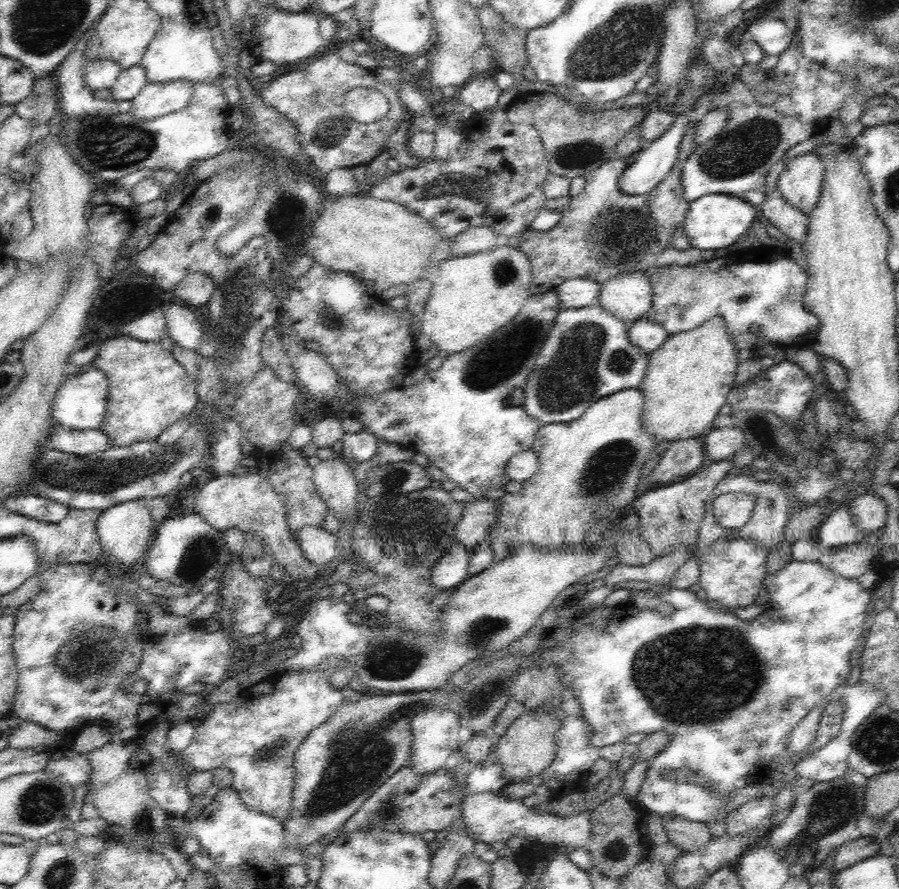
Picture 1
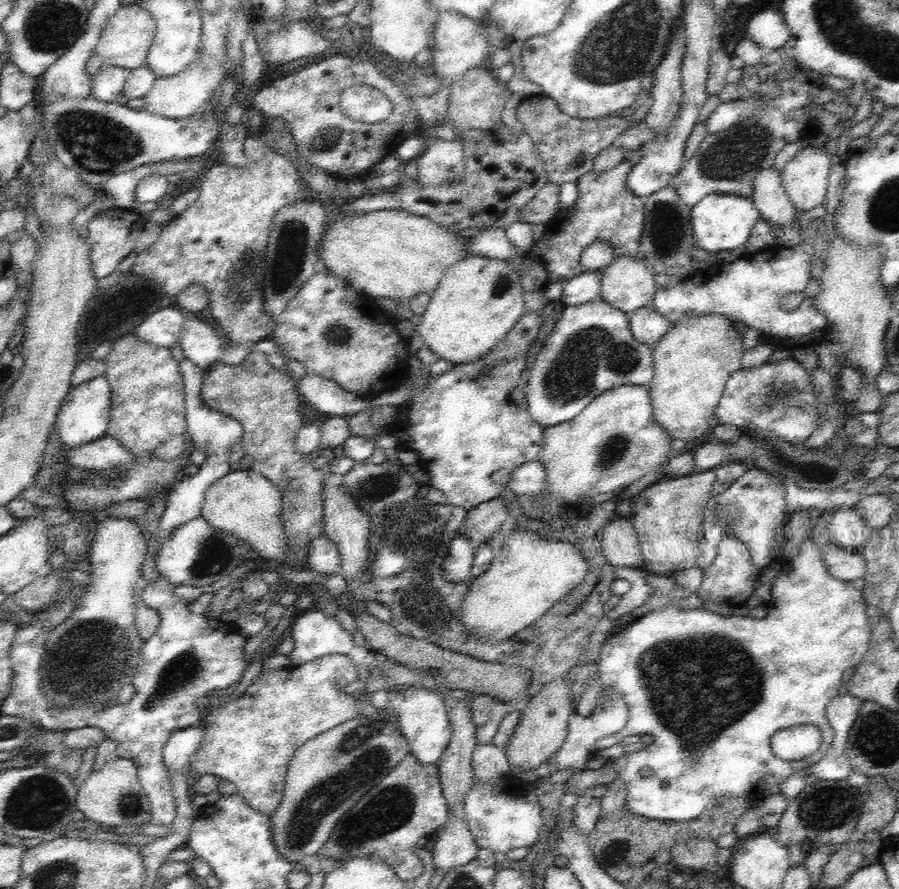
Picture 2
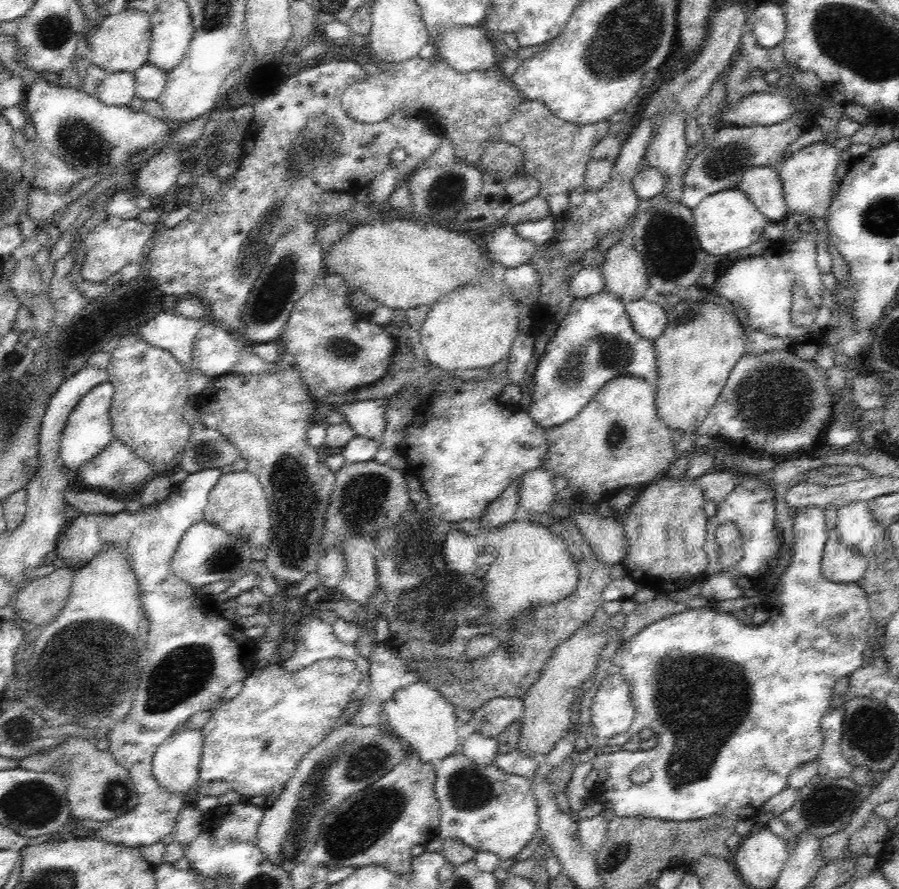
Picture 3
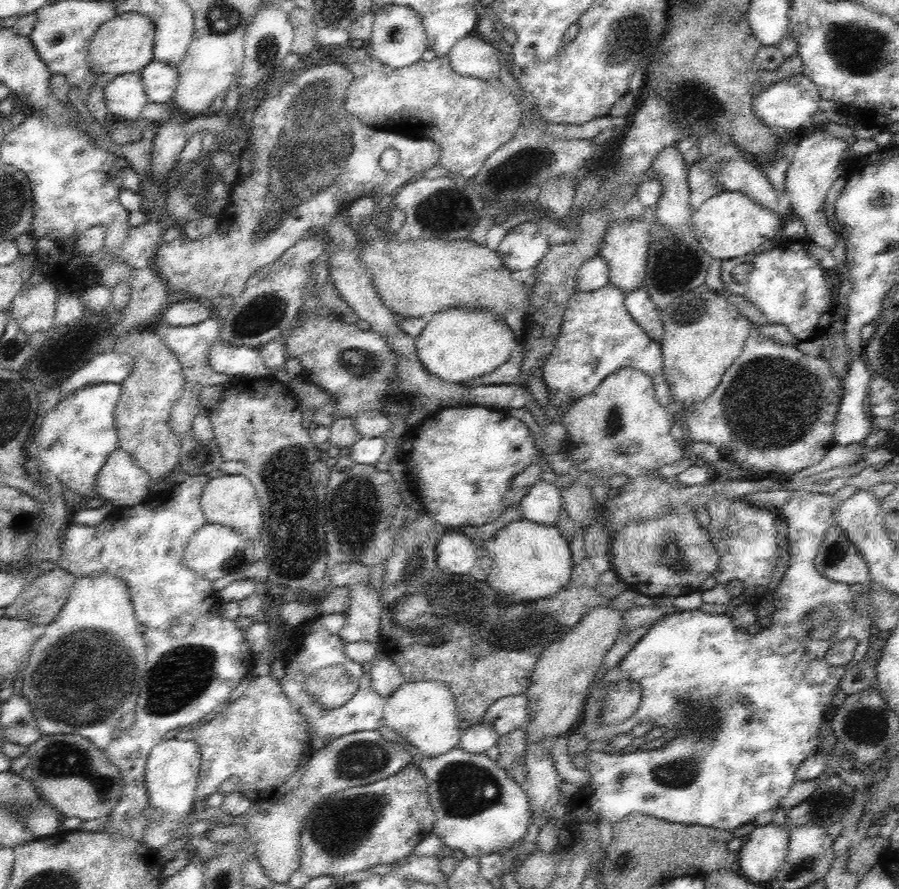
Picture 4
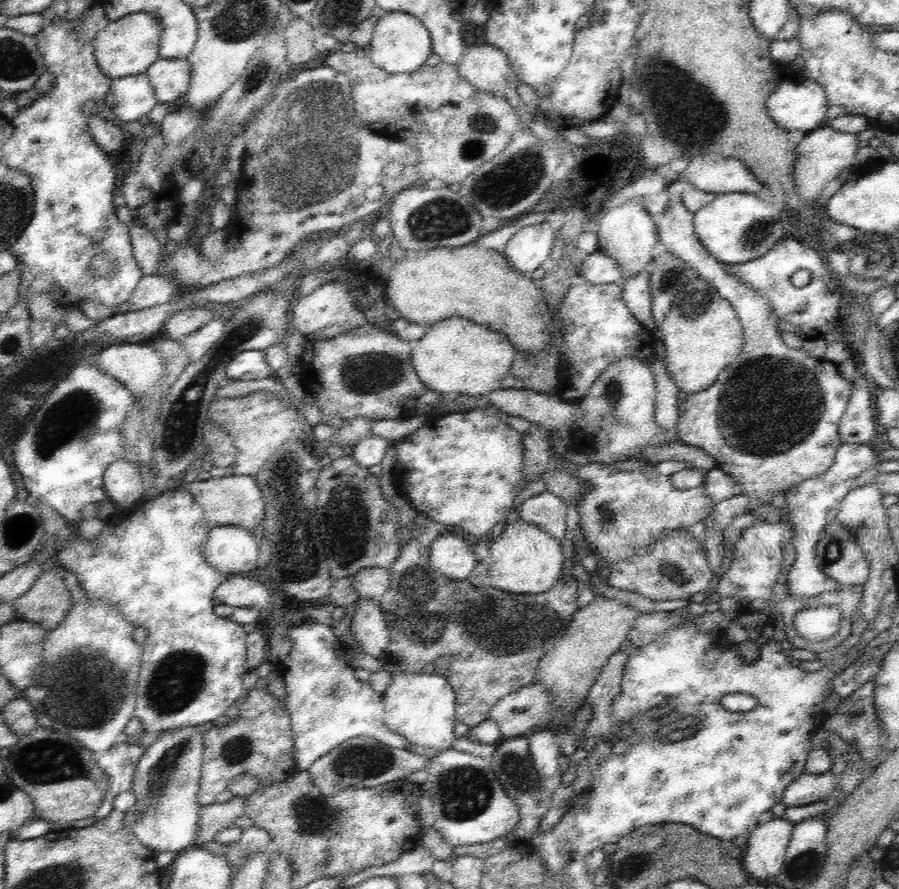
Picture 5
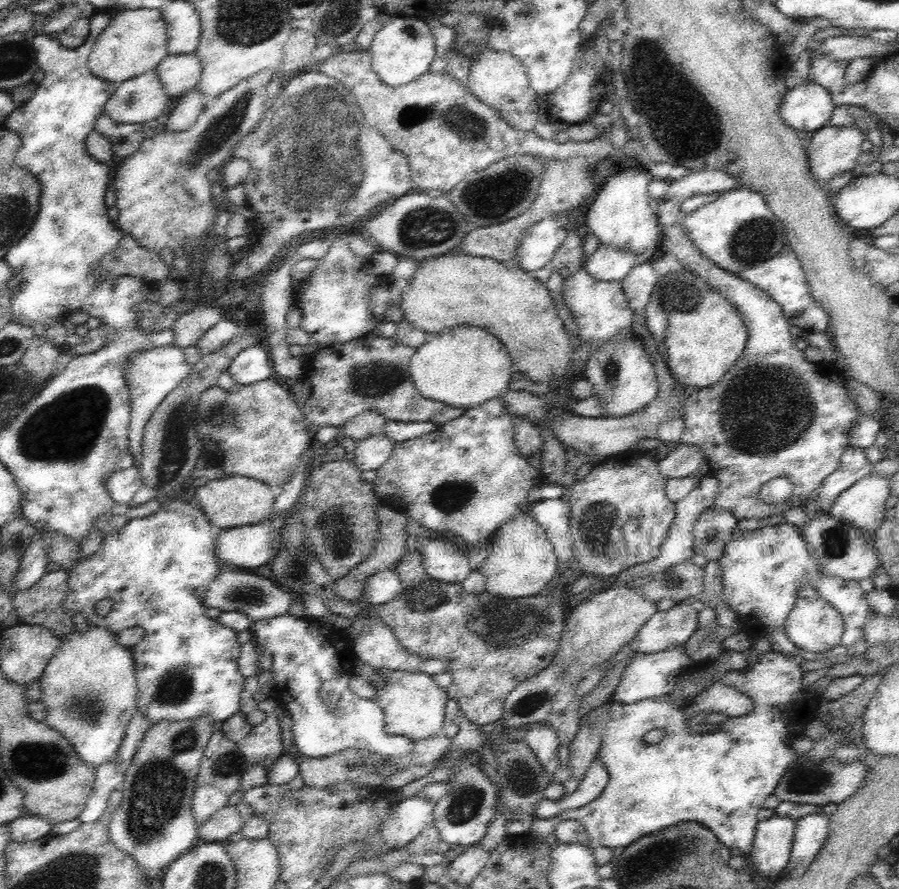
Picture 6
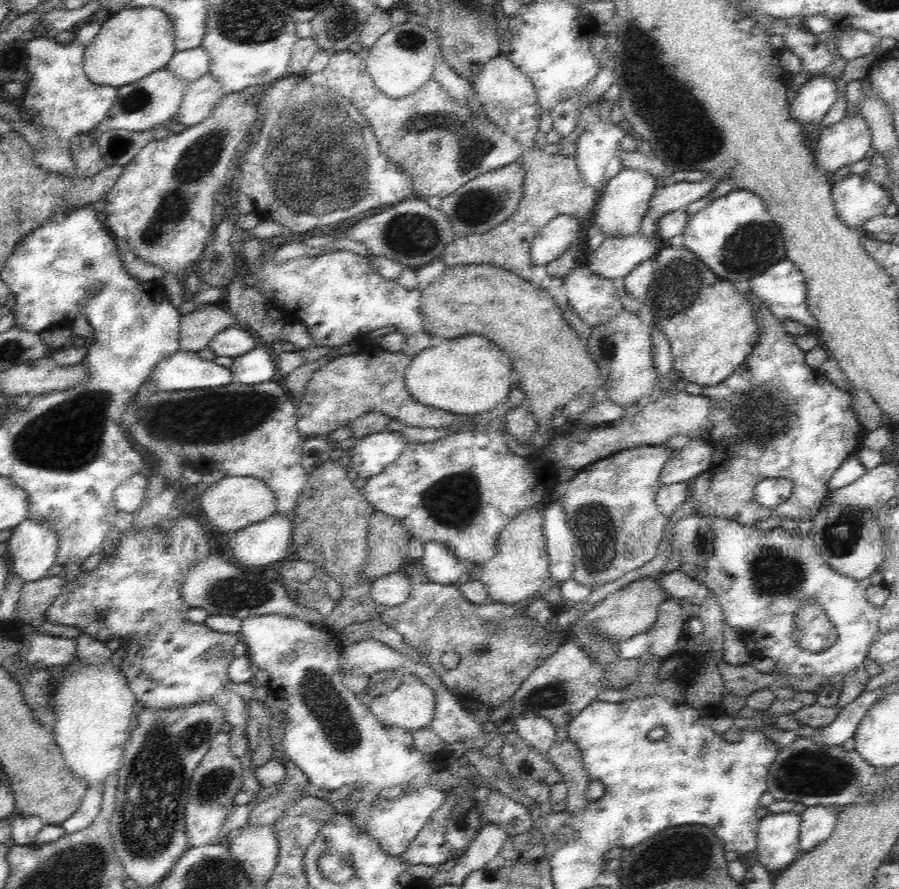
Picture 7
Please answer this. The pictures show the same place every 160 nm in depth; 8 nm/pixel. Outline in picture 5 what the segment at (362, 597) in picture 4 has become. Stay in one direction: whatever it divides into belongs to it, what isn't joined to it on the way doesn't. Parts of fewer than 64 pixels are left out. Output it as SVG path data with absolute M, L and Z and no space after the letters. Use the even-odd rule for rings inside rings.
M359 598L349 630L357 644L370 656L386 661L390 635L378 599Z

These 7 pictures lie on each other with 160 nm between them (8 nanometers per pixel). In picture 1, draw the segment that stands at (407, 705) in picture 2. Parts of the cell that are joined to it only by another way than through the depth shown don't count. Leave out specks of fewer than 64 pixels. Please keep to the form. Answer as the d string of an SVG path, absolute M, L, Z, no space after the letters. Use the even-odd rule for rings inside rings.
M426 707L414 715L411 722L413 741L409 764L414 772L427 775L445 766L448 756L455 754L462 745L462 741L458 738L458 729L461 726L459 722L456 713L440 707Z

